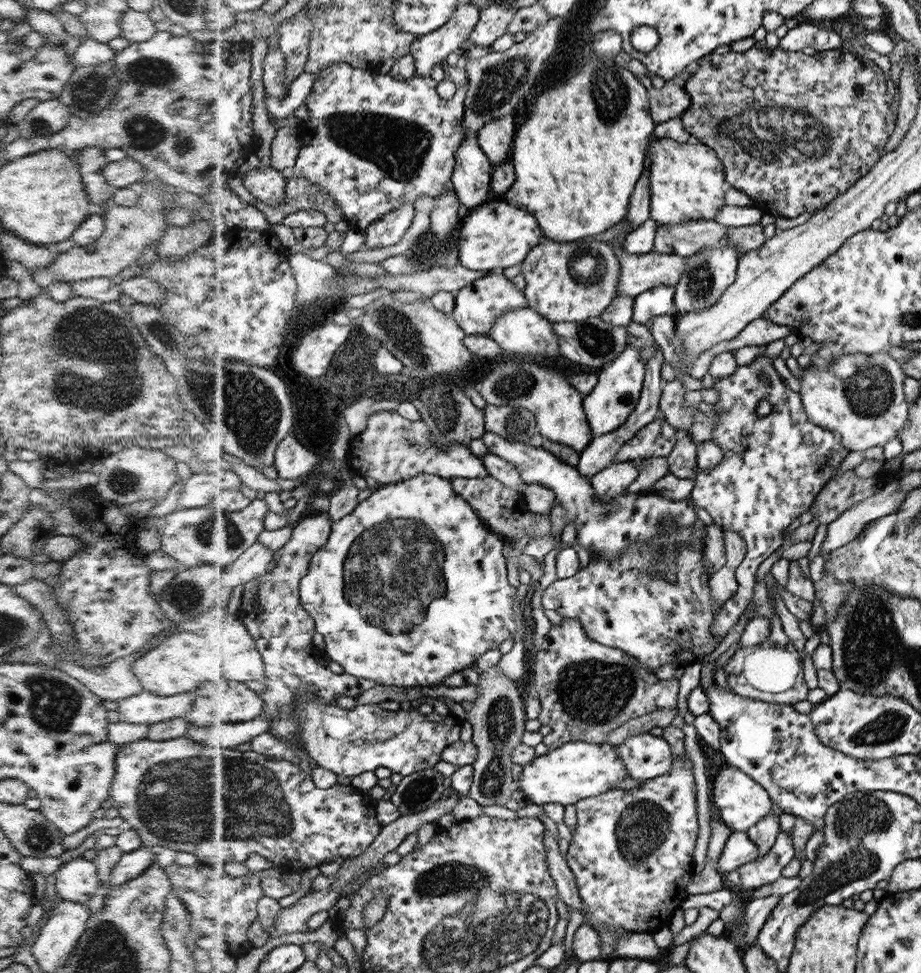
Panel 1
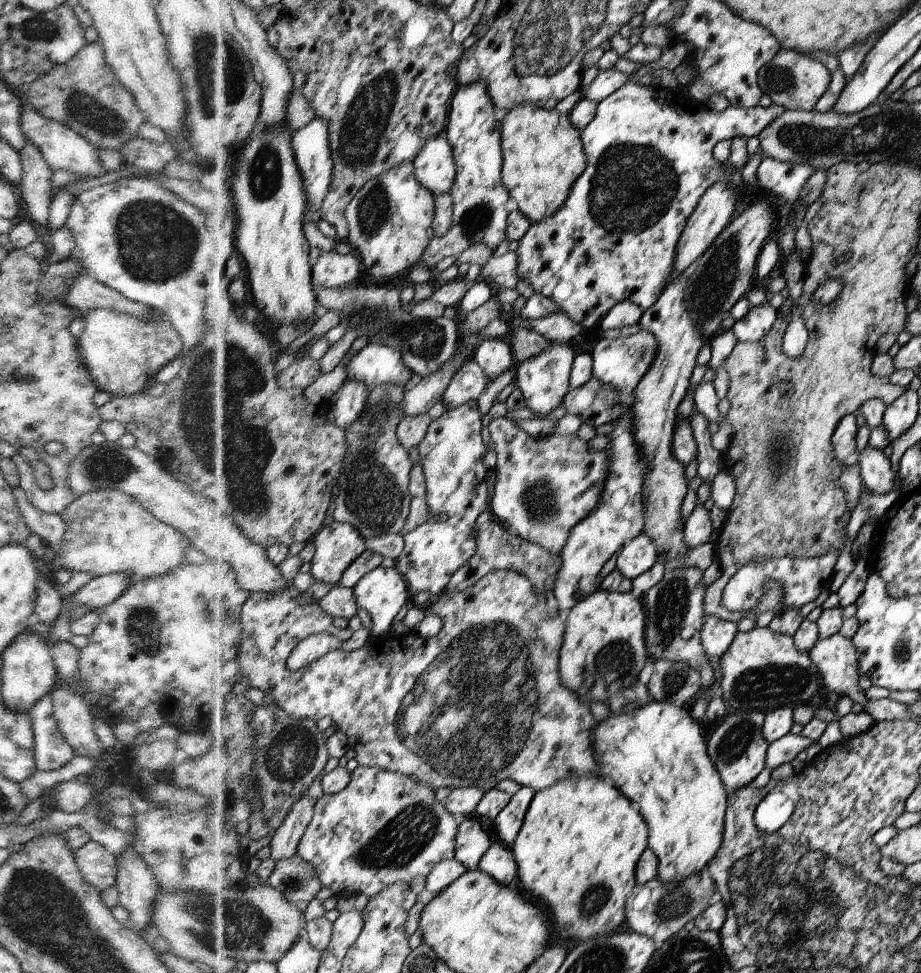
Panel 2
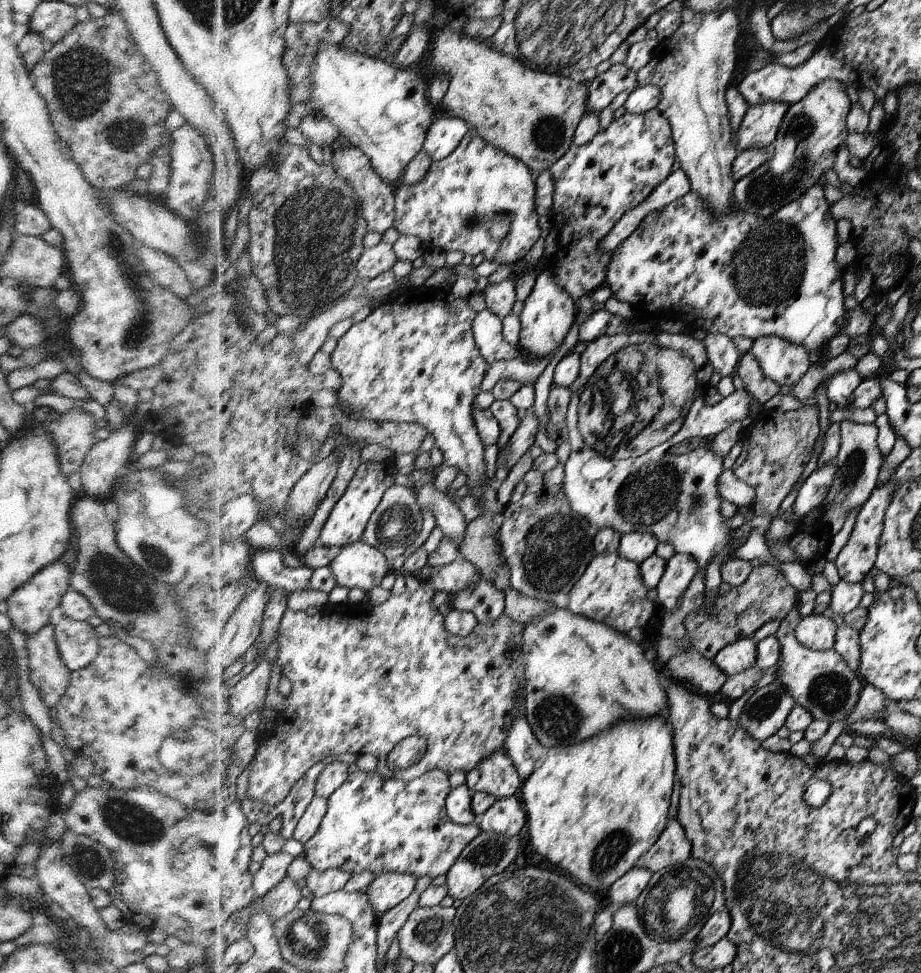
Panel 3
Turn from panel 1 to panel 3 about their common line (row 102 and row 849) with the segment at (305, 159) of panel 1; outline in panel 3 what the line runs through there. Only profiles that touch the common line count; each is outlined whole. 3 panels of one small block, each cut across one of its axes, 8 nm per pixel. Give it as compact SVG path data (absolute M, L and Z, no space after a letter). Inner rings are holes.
M441 769L428 772L423 778L411 782L385 778L379 771L359 770L351 774L350 779L330 797L329 812L320 831L306 844L307 860L313 868L322 872L330 868L344 868L354 874L371 870L377 877L390 872L414 874L418 878L447 876L482 830L478 821L462 825L450 818L447 808L450 787L450 775Z

